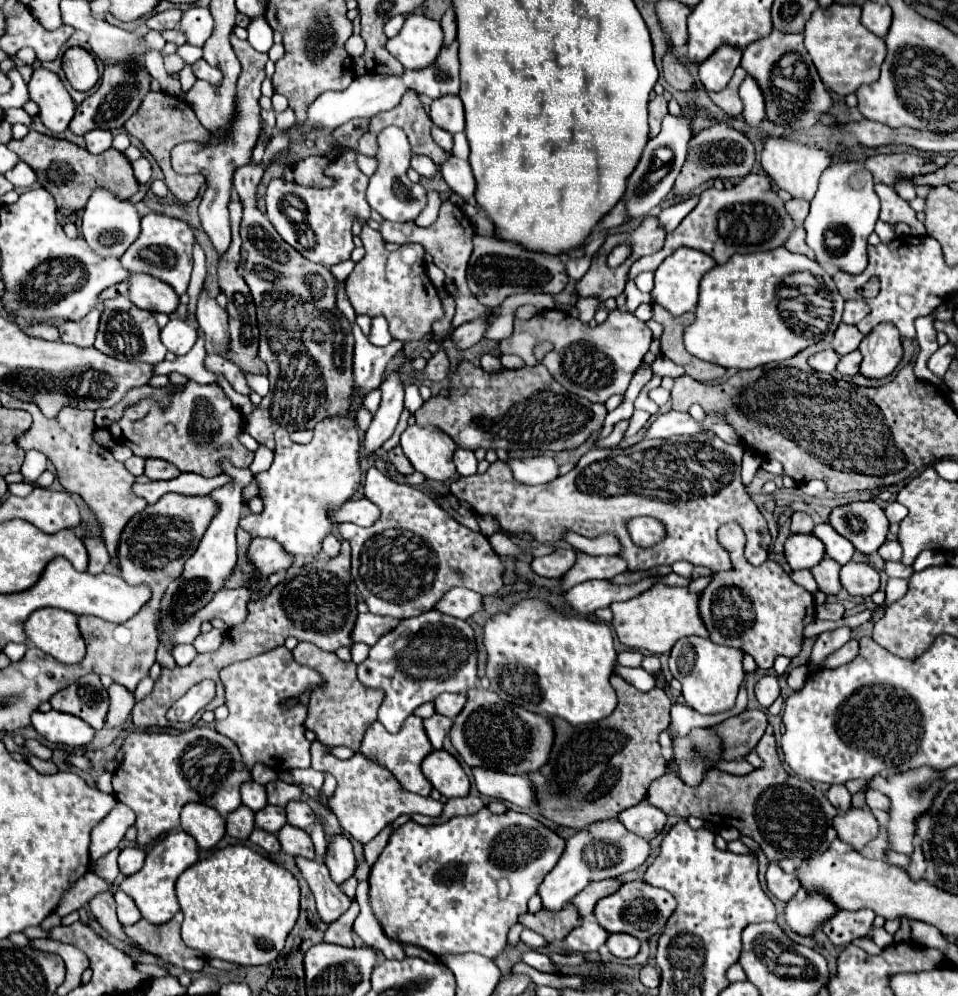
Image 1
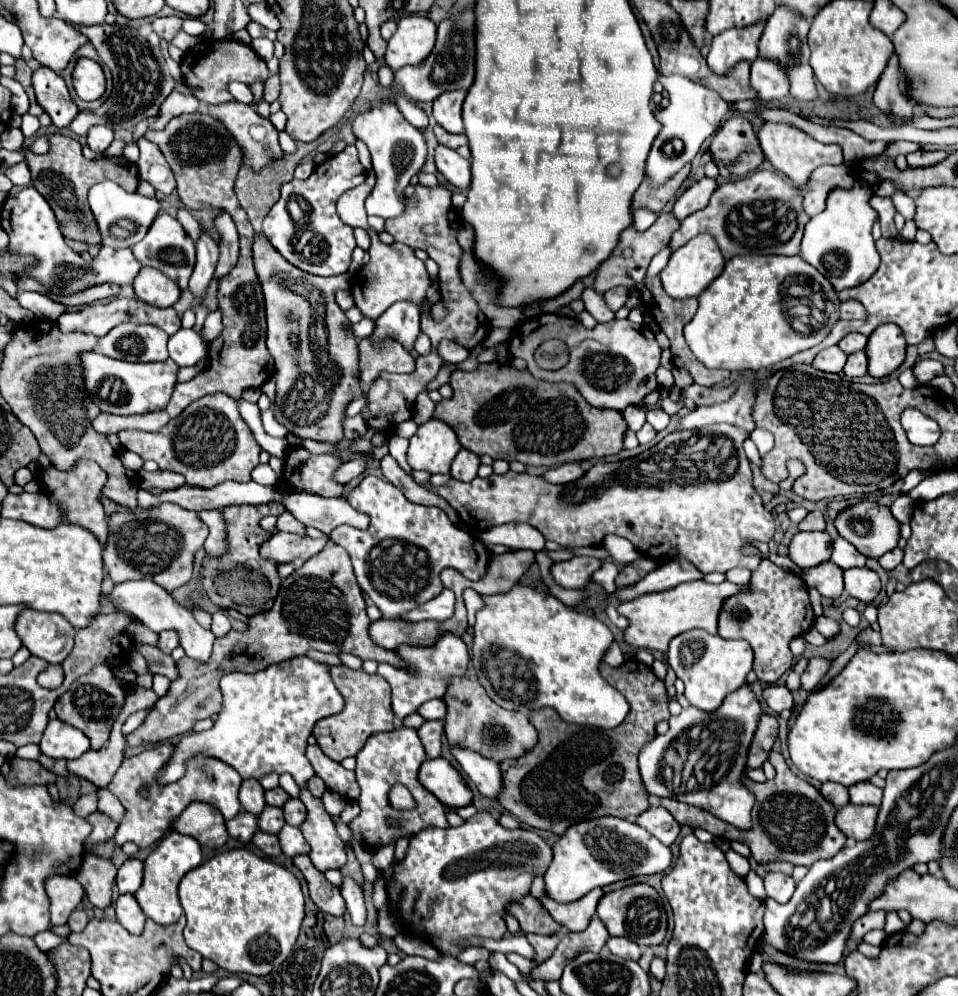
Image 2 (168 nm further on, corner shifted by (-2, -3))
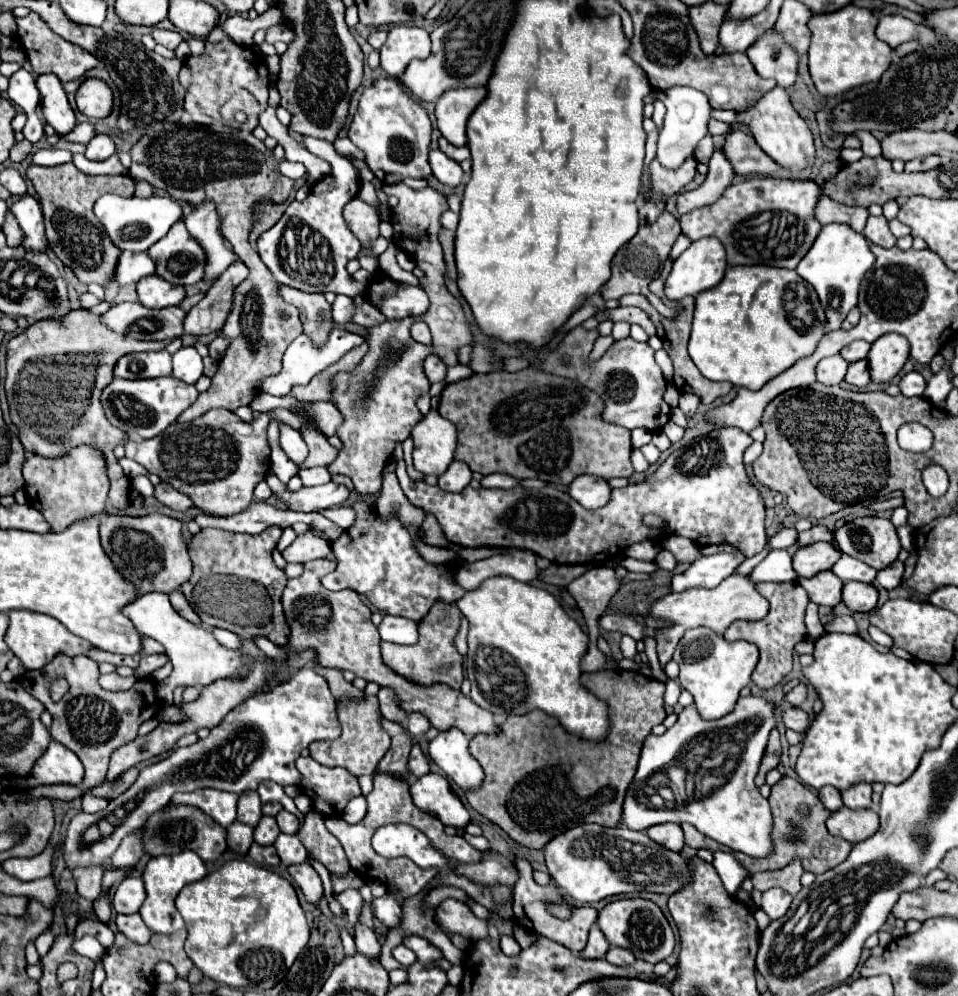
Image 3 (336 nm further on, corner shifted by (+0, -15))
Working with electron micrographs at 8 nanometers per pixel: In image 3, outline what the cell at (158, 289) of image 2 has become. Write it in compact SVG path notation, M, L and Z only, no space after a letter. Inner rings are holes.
M152 274L138 282L138 302L146 308L158 310L168 306L178 306L184 300L184 288L174 288L172 284L166 284L160 276Z

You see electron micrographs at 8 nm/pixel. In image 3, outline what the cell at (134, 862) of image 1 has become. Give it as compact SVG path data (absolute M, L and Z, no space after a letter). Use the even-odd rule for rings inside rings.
M128 876L120 882L112 896L112 906L118 914L134 914L140 910L146 898L144 882L138 876Z

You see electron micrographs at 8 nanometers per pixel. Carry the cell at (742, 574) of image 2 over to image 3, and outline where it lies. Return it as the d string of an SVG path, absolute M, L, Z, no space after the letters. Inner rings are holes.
M772 550L748 576L752 582L794 582L792 556L786 550Z

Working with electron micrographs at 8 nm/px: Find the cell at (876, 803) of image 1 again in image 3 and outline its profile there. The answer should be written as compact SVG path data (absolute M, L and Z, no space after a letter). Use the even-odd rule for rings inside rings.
M856 784L842 792L842 802L850 810L872 808L872 786L870 784Z

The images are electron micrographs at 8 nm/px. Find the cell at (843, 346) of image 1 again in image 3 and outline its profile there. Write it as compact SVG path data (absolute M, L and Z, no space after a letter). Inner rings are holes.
M856 340L852 344L848 344L846 348L842 348L840 356L846 360L846 362L858 362L858 360L864 360L868 356L868 350L870 350L870 344L864 342L864 340Z

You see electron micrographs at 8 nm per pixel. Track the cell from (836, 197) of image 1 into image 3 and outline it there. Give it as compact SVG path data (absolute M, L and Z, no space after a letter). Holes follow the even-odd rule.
M826 224L814 240L814 246L800 260L796 272L814 286L826 310L826 330L838 330L846 314L858 304L858 290L864 274L874 266L876 258L868 248L864 234L852 230L848 224Z

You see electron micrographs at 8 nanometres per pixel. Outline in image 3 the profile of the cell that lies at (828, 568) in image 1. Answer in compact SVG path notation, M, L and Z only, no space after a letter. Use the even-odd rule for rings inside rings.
M832 570L820 572L814 578L800 578L800 586L808 592L810 600L816 602L818 606L830 606L834 608L840 604L840 590L842 590L842 580L834 576Z

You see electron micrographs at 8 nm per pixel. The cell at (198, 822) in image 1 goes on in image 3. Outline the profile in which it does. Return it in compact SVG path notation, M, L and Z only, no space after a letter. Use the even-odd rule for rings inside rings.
M194 806L166 808L150 816L150 820L144 824L144 848L150 856L178 854L188 848L194 850L204 862L214 862L226 850L226 830Z

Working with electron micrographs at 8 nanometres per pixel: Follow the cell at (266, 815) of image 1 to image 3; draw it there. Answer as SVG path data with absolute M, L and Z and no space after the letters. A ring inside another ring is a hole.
M262 816L262 820L258 822L258 826L254 828L254 840L262 846L270 846L276 842L280 830L276 824L274 816Z

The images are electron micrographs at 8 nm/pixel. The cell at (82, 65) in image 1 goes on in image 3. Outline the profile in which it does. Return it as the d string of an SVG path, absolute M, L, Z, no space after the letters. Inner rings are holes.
M86 78L76 92L76 106L88 118L104 118L112 112L112 90L98 78Z

